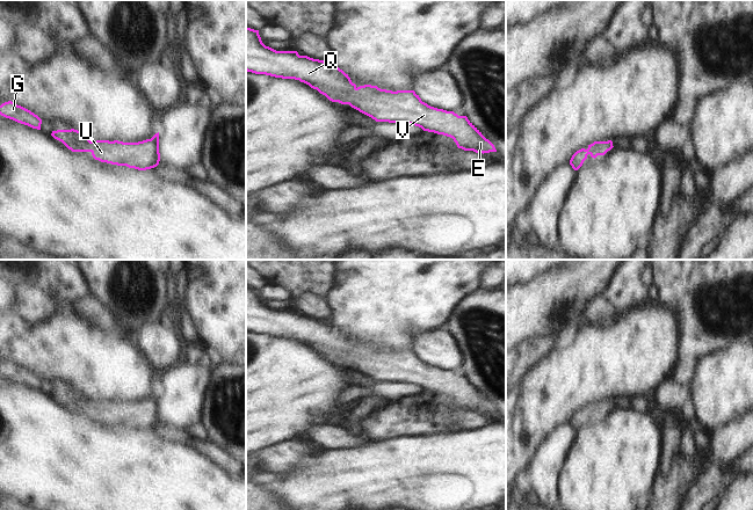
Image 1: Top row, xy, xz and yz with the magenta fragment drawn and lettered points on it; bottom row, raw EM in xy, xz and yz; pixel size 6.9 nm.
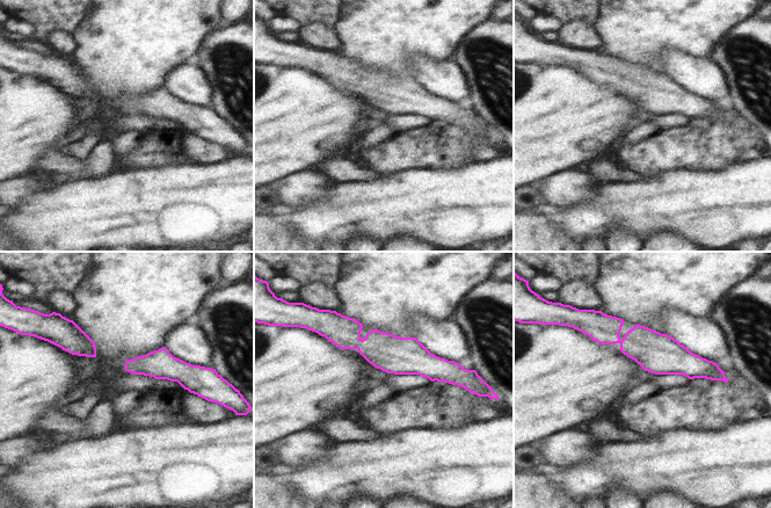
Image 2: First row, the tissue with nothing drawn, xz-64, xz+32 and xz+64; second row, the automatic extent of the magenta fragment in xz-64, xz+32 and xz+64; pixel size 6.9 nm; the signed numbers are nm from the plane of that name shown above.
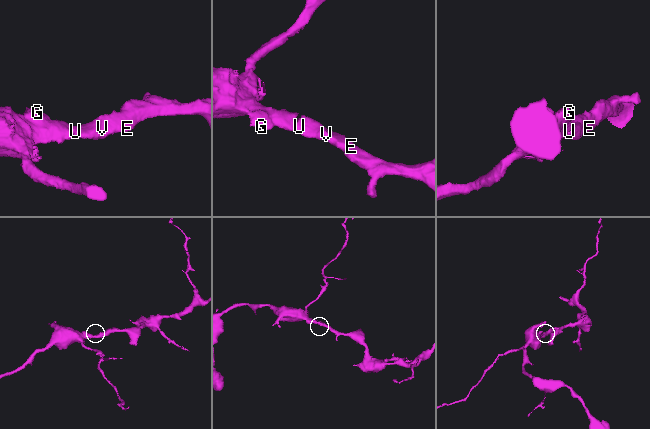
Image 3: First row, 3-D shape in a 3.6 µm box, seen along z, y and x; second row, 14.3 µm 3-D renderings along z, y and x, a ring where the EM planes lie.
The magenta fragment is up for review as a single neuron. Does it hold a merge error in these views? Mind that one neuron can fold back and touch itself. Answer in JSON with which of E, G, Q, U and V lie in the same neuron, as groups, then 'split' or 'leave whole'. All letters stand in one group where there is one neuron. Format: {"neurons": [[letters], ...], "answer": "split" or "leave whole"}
{"neurons": [["E", "G", "Q", "U", "V"]], "answer": "leave whole"}

